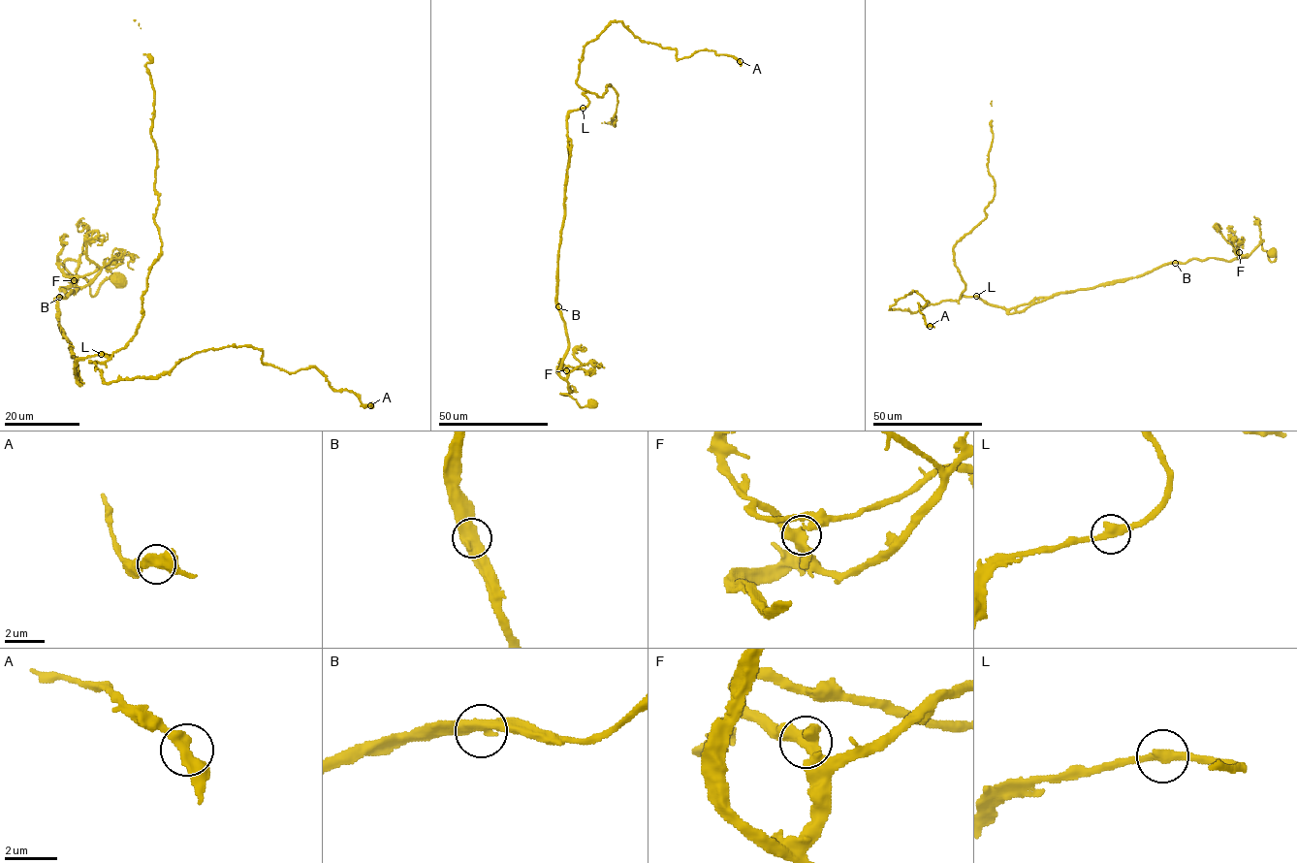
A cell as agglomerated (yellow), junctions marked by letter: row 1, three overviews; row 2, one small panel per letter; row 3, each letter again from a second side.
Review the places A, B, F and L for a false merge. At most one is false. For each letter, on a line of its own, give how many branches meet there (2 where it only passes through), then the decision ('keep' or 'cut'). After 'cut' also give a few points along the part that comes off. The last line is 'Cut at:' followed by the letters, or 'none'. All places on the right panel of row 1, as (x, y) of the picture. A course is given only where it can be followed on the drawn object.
A: 2 branches meet; keep
B: 2 branches meet; cut; foreign part runs (1176, 262), (1165, 264), (1123, 281), (1034, 298), (1007, 309), (979, 299)
F: 2 branches meet; keep
L: 2 branches meet; keep
Cut at: B

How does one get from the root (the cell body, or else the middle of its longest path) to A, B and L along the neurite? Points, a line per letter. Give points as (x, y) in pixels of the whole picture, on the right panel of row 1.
A: (1272, 252), (1263, 240), (1244, 258), (1007, 309), (963, 295), (890, 306), (916, 291), (930, 326)
B: (1272, 252), (1276, 259), (1271, 262), (1262, 247), (1263, 240), (1244, 258), (1176, 262)
L: (1272, 252), (1271, 262), (1263, 240), (1244, 258), (1167, 263), (1135, 277), (1034, 298), (1007, 309), (976, 296)

